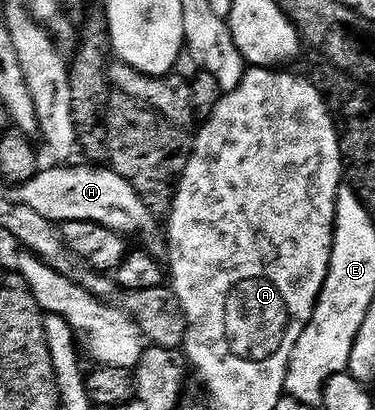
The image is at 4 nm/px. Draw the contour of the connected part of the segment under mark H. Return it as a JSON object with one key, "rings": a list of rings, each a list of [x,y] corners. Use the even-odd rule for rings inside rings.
{"rings":[[[105,165],[53,166],[55,167],[49,167],[46,171],[45,168],[38,170],[37,175],[31,177],[31,181],[20,184],[16,188],[16,202],[35,209],[35,213],[58,225],[71,221],[91,221],[126,237],[141,235],[149,238],[146,248],[157,257],[166,252],[166,242],[162,238],[159,240],[154,237],[159,229],[158,218],[121,174]]]}

